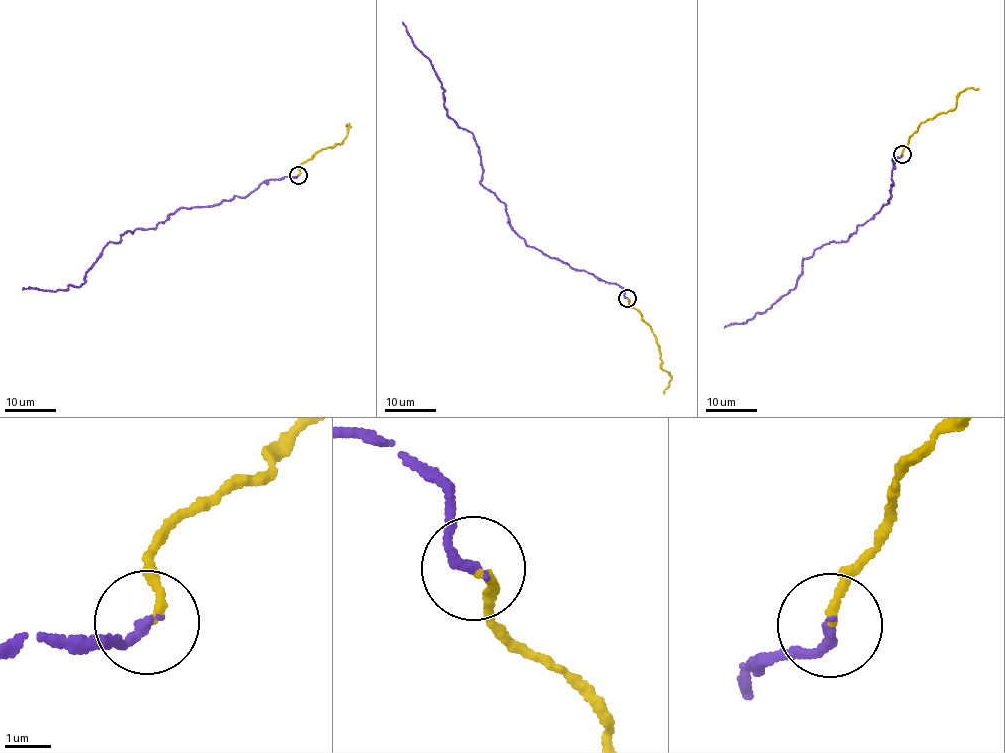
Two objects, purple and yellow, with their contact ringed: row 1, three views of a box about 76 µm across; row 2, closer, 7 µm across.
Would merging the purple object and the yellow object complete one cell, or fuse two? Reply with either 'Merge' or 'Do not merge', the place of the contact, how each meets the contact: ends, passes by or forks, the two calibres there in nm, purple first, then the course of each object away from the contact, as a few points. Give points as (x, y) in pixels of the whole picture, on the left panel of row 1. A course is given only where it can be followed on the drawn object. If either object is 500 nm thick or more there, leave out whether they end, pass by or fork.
Merge. Place: (298, 175). At the ring purple ends. At the ring yellow ends. Thickness 240 nm (purple) against 160 nm. Course of purple: (299, 175), (269, 179), (212, 205), (182, 207), (155, 227), (127, 231), (103, 249), (79, 286), (22, 289). Course of yellow: (299, 175), (300, 166), (320, 151), (342, 143), (350, 127), (347, 125)

